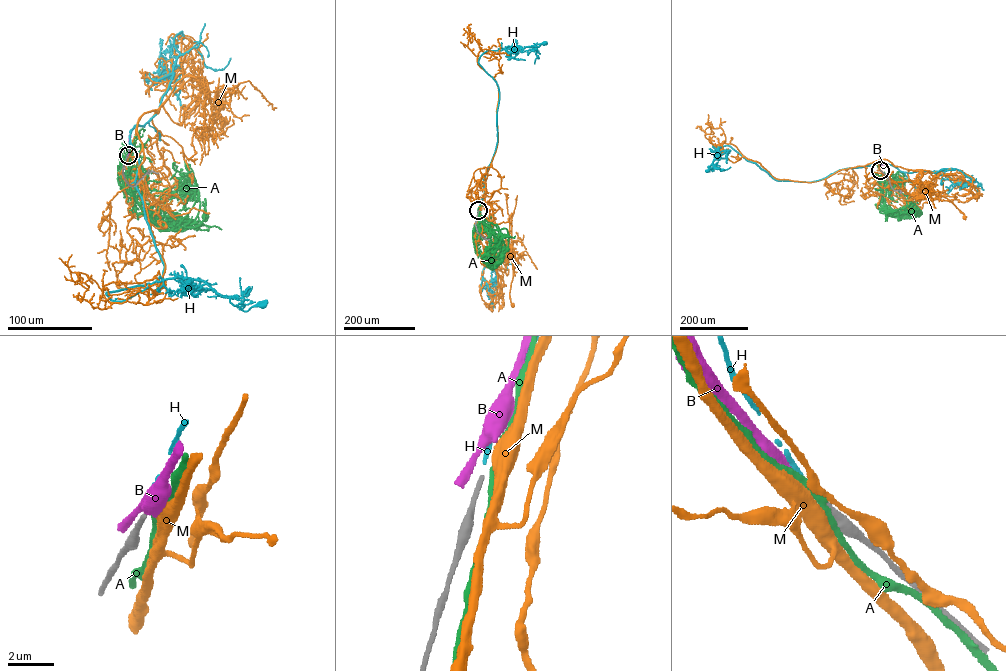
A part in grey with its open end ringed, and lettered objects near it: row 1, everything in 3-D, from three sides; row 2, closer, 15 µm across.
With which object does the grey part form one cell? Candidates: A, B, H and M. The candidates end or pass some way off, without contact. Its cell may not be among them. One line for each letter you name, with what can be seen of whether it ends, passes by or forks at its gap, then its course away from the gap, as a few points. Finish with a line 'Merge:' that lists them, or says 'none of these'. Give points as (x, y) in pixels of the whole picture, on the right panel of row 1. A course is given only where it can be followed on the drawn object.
H: It ends there. Its course: (880, 170), (874, 164), (813, 181), (776, 180), (726, 145), (717, 147), (707, 171)
Merge: H

